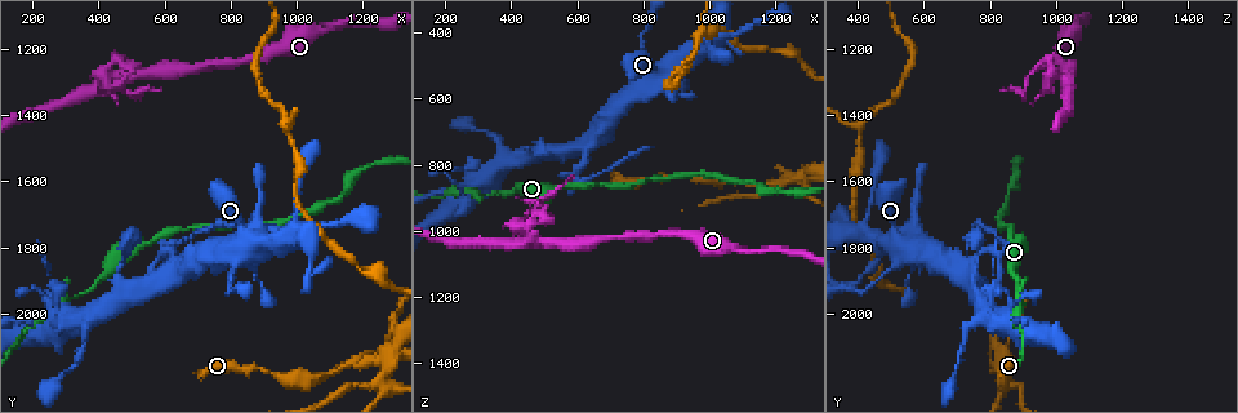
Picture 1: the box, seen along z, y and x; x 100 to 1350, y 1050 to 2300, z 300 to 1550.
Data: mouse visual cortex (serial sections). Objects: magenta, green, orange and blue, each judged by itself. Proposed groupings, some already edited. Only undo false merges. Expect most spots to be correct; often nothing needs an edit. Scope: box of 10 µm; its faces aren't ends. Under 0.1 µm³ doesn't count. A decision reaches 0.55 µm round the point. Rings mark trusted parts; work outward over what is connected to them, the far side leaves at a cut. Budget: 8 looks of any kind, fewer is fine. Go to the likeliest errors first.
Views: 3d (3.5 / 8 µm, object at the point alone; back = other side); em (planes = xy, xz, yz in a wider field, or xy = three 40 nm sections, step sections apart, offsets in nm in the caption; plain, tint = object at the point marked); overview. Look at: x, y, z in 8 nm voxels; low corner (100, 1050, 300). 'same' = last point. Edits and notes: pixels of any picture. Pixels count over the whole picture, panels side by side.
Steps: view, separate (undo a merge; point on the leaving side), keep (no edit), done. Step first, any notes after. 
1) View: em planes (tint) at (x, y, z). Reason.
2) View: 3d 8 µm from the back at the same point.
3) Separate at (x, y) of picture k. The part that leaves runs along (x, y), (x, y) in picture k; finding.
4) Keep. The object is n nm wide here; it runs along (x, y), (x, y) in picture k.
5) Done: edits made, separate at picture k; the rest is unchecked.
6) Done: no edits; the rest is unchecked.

View: 3d 3.5 µm at (470, 1310, 1030). Abrupt turn.

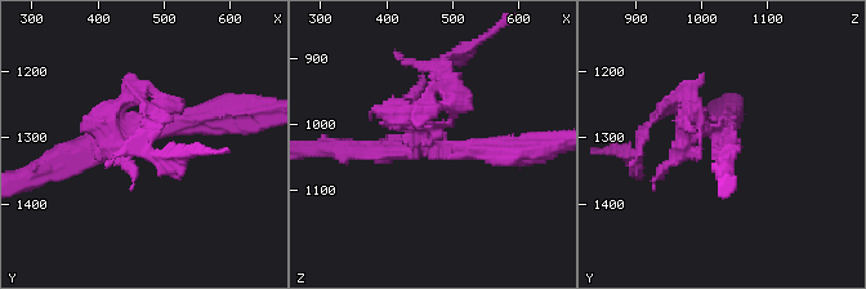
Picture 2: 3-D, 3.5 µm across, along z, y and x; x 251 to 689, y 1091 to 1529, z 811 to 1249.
View: em xy step 5 (tint) at (460, 1300, 1025). 3 arms meet here; the arms are 200, 250, 250 nm wide; need the tissue.

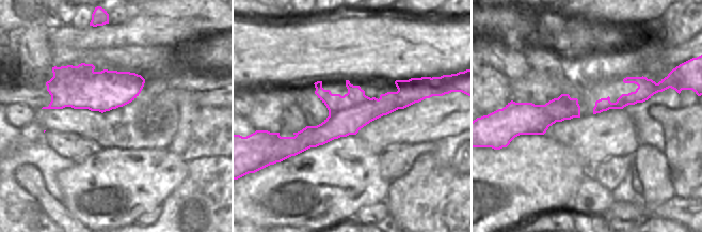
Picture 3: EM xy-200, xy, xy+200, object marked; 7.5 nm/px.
Keep. It runs along (222, 118), (56, 160) in picture 2; one cell here.

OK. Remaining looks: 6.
View: 3d 8 µm at (870, 1780, 540). Four-way junction.

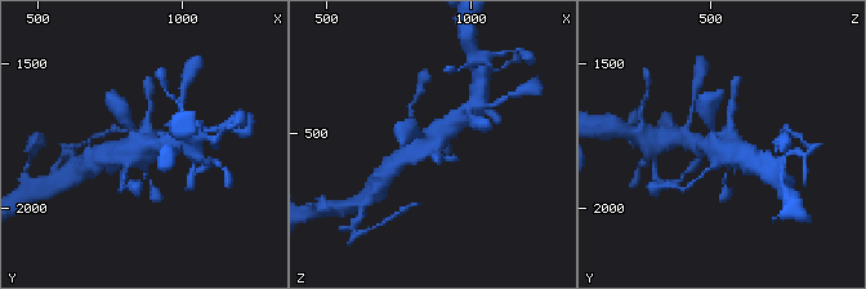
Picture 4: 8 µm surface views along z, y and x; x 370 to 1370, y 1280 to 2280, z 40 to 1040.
View: em xy step 1 (tint) at the same point.

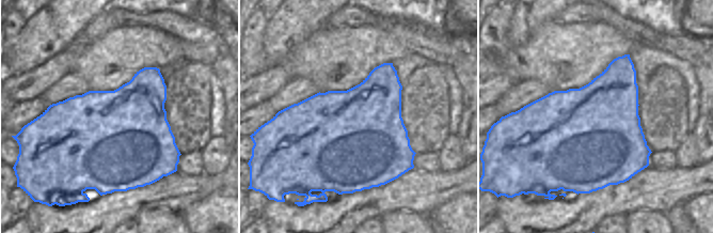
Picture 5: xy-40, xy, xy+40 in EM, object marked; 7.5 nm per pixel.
Keep. The object is 750 nm wide here; it runs along (415, 133), (434, 145), (440, 155) in picture 4; all the same cell.

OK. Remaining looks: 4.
View: em xy step 2 (tint) at (320, 1950, 880). Narrows sharply.

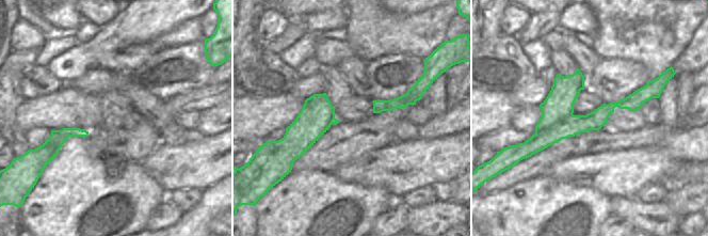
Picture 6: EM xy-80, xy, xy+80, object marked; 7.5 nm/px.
View: 3d 3.5 µm from the back at the same point.

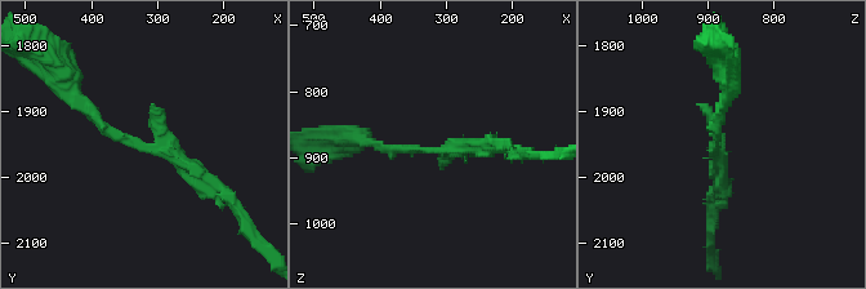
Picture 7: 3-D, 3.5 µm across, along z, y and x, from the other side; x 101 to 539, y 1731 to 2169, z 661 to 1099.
Keep. It runs along (654, 88), (528, 147) in picture 6; one cell here.

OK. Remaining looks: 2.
Done: no edits; the rest is unchecked.

